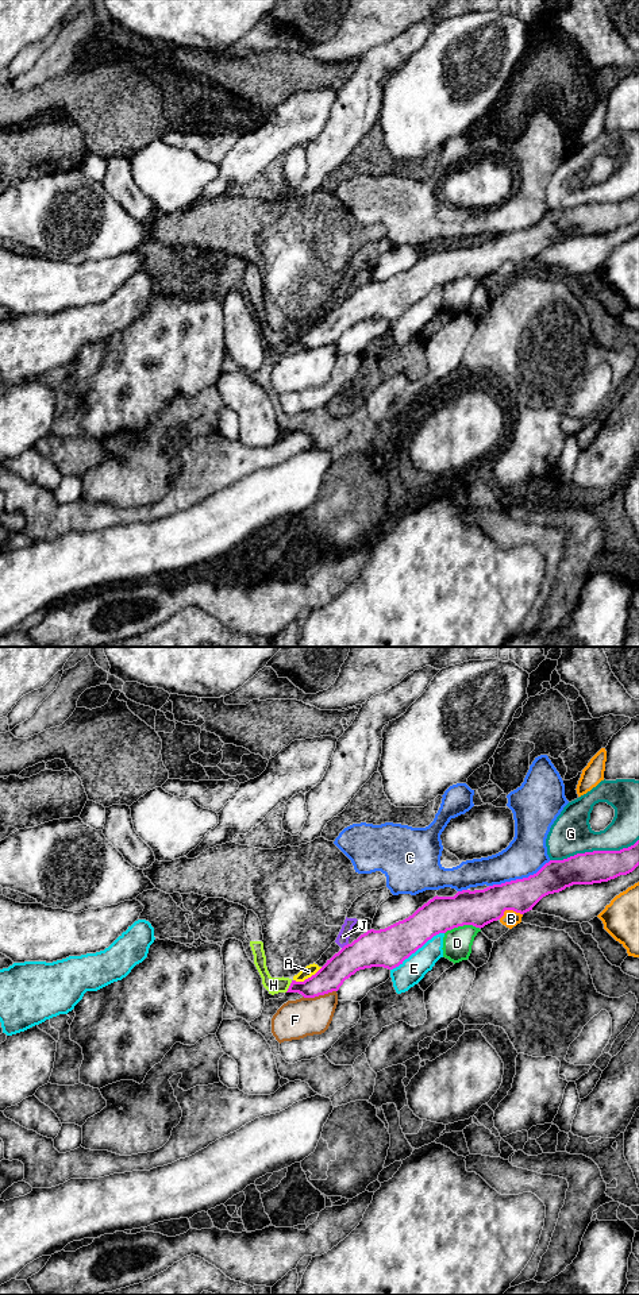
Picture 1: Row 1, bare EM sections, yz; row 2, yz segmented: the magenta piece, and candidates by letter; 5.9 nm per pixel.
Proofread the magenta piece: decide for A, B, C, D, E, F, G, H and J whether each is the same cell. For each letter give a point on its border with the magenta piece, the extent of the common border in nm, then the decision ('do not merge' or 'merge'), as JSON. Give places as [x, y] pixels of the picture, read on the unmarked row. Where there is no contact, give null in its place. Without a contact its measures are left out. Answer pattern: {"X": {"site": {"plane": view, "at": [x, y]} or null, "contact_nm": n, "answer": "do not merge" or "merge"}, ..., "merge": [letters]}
{"A": {"site": {"plane": "yz", "at": [308, 330]}, "contact_nm": 190, "answer": "do not merge"}, "B": {"site": {"plane": "yz", "at": [509, 261]}, "contact_nm": 150, "answer": "do not merge"}, "C": {"site": {"plane": "yz", "at": [519, 231]}, "contact_nm": 400, "answer": "do not merge"}, "D": {"site": {"plane": "yz", "at": [462, 277]}, "contact_nm": 220, "answer": "do not merge"}, "E": {"site": {"plane": "yz", "at": [416, 301]}, "contact_nm": 400, "answer": "do not merge"}, "F": {"site": {"plane": "yz", "at": [319, 346]}, "contact_nm": 200, "answer": "do not merge"}, "G": {"site": {"plane": "yz", "at": [593, 203]}, "contact_nm": 550, "answer": "do not merge"}, "H": {"site": {"plane": "yz", "at": [289, 338]}, "contact_nm": 80, "answer": "do not merge"}, "J": {"site": {"plane": "yz", "at": [345, 297]}, "contact_nm": 50, "answer": "do not merge"}, "merge": []}

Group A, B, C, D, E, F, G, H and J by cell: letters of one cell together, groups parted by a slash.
A H J / B / C / D / E / F / G

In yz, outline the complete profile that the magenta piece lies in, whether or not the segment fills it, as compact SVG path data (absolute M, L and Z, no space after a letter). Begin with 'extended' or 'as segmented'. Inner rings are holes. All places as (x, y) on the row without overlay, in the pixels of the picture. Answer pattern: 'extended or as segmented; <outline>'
as segmented; M639 192L620 203L577 205L550 212L528 230L493 236L484 242L462 242L454 248L434 248L408 270L385 281L370 281L344 297L311 329L292 332L286 344L315 350L338 343L359 321L393 321L439 285L458 278L485 277L500 271L505 262L524 266L546 247L573 236L608 234L639 217Z

